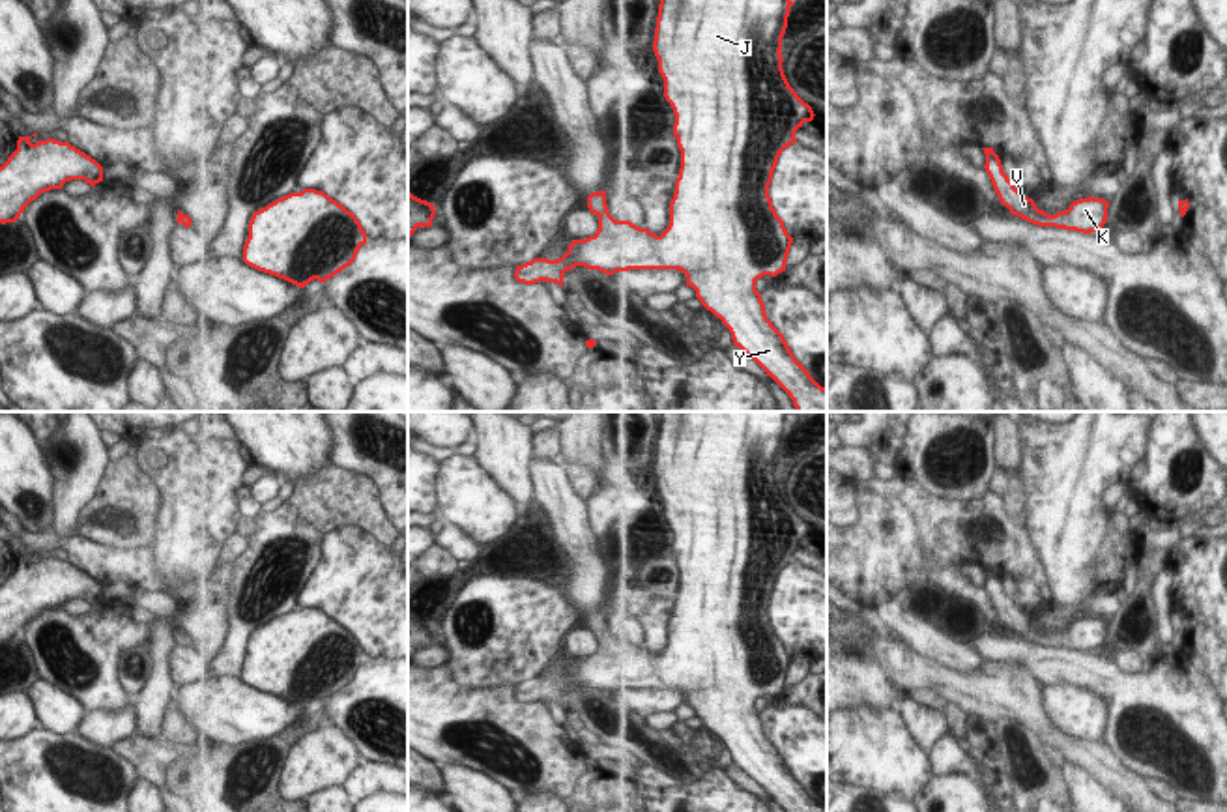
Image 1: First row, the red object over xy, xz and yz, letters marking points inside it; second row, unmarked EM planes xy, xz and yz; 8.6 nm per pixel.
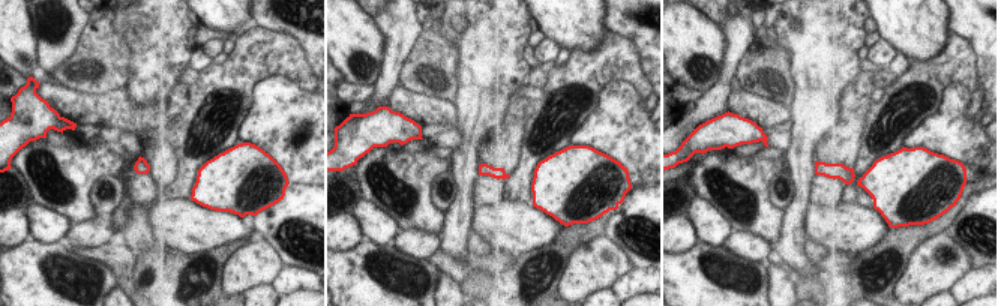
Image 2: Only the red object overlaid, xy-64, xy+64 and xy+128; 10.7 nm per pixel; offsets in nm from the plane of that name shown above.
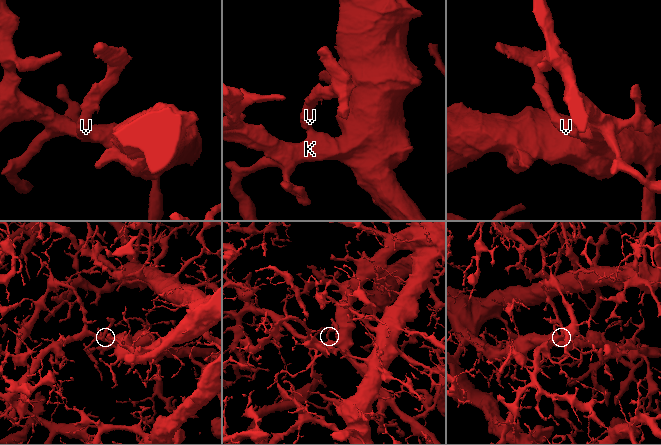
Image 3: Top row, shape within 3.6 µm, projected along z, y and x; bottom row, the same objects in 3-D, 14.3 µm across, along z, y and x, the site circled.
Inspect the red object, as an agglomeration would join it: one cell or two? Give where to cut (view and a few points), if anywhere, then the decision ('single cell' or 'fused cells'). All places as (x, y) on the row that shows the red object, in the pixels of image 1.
cut none; single cell

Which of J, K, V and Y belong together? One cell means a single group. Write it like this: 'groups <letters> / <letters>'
groups J K V Y

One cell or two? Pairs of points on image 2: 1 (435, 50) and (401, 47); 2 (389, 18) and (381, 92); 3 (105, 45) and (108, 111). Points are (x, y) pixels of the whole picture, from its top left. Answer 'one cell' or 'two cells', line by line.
1: two cells
2: one cell
3: two cells

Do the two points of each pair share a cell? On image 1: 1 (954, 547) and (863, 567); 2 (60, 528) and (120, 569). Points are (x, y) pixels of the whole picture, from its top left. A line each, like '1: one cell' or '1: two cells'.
1: two cells
2: two cells

